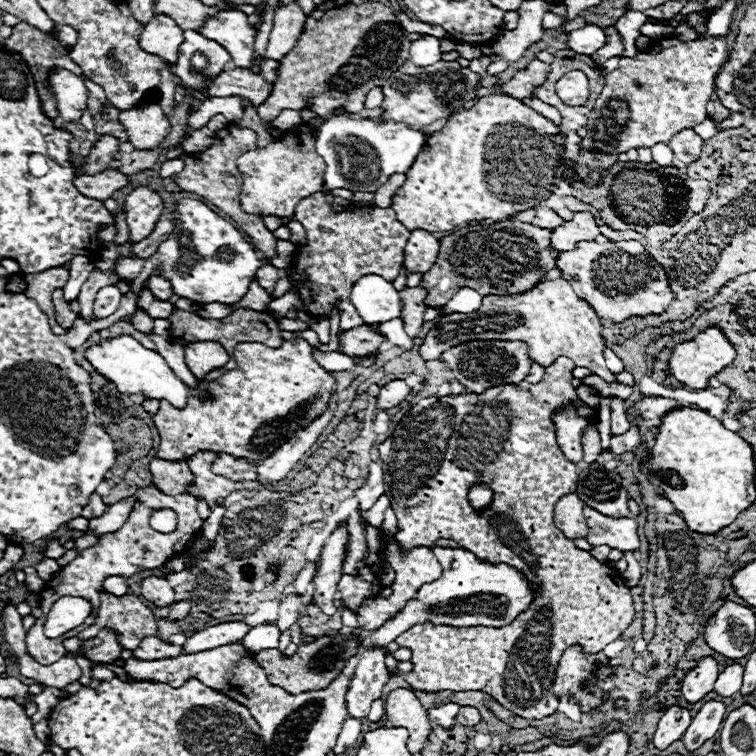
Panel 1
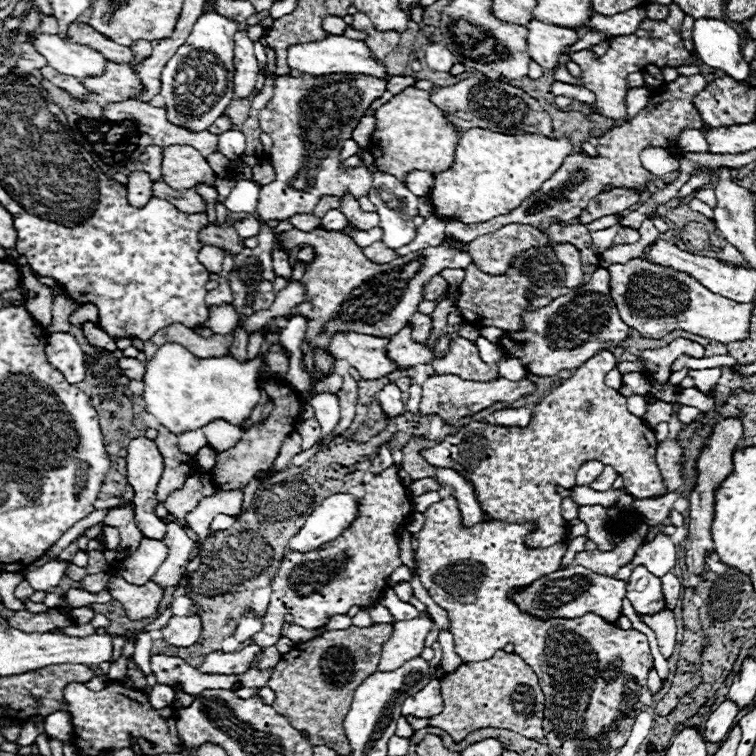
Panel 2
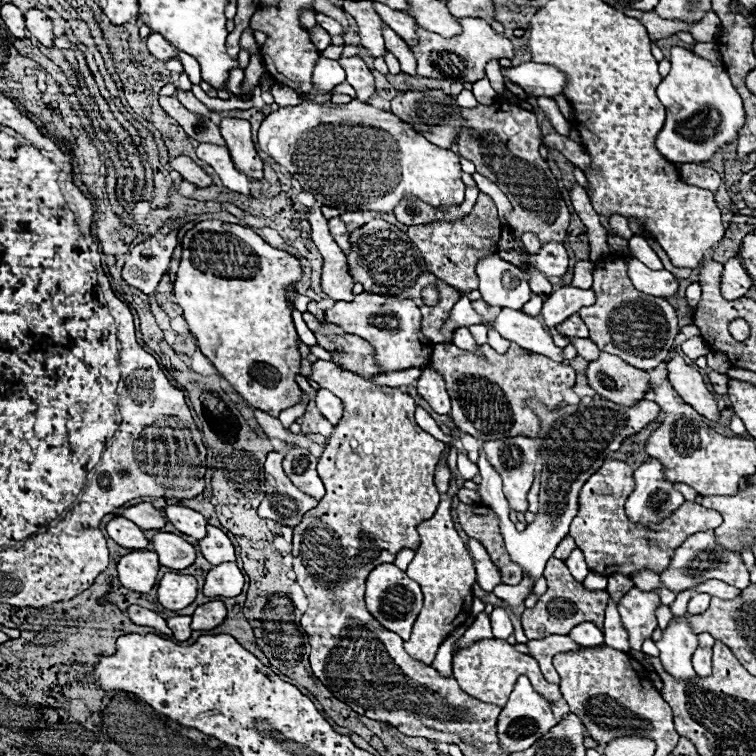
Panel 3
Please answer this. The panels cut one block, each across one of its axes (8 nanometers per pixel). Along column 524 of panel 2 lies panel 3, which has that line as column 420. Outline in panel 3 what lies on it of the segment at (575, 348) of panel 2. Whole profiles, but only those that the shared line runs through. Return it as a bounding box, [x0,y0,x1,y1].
[324,292,434,372]

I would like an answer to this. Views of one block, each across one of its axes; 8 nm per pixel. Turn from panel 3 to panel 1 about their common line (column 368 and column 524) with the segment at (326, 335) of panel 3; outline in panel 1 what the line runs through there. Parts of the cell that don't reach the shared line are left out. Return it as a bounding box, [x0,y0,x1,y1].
[440,340,530,394]

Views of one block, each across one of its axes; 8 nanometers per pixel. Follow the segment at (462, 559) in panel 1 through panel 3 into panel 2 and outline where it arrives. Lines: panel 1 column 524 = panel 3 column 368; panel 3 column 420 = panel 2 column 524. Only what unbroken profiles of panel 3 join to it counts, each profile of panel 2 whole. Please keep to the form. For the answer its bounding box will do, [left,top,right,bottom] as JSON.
[516,566,626,620]

